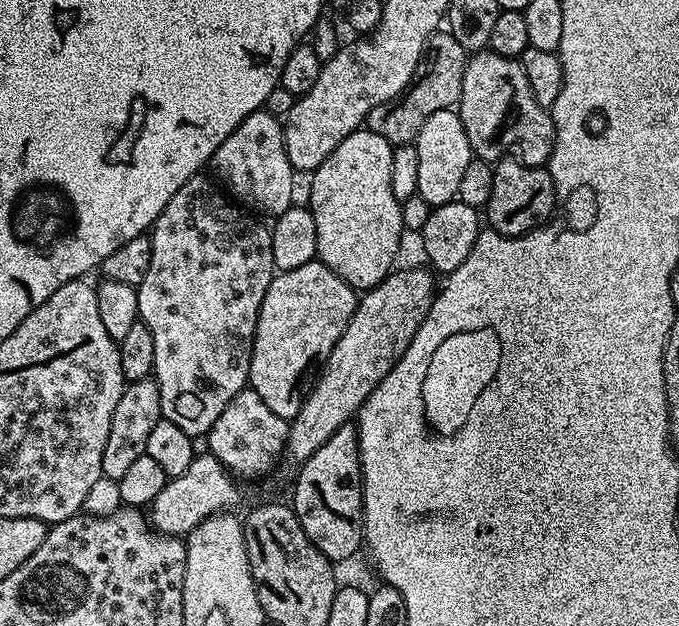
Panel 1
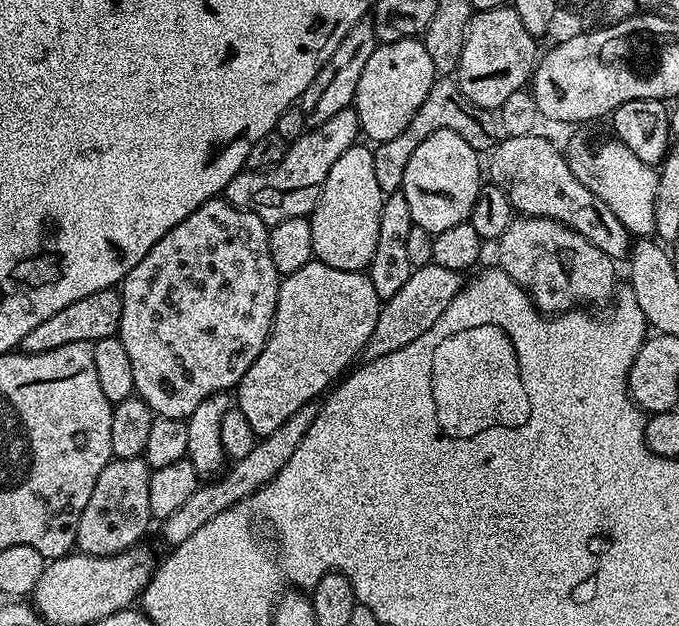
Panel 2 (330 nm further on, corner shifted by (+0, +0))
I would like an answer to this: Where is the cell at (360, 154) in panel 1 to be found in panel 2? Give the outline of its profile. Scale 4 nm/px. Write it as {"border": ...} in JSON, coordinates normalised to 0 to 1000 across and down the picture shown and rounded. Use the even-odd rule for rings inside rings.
{"border":[[[521,233],[510,240],[510,246],[504,246],[492,265],[486,265],[486,278],[480,278],[480,291],[471,304],[471,321],[457,340],[462,374],[461,411],[480,425],[517,435],[536,435],[551,412],[551,399],[557,393],[557,348],[568,312],[557,297],[557,284],[551,278],[549,238],[530,235]]]}

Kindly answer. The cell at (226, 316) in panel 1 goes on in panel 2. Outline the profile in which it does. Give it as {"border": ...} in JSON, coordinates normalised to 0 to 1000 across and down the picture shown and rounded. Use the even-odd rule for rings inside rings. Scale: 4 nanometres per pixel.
{"border":[[[328,316],[305,319],[302,326],[292,329],[292,335],[286,335],[286,342],[262,355],[262,361],[256,361],[256,367],[240,377],[224,395],[221,406],[215,406],[215,412],[209,412],[209,419],[203,419],[203,425],[197,425],[197,431],[183,441],[174,460],[180,476],[180,514],[174,535],[180,553],[186,553],[186,567],[191,572],[191,586],[197,591],[199,631],[214,639],[228,663],[275,673],[277,665],[286,661],[286,653],[296,642],[303,642],[303,636],[309,636],[309,629],[346,621],[362,591],[368,591],[374,572],[386,565],[386,553],[392,553],[404,514],[415,446],[412,433],[404,425],[404,412],[398,412],[395,367],[396,359],[389,358],[386,348],[380,348],[380,342],[374,342],[370,332],[352,332]]]}

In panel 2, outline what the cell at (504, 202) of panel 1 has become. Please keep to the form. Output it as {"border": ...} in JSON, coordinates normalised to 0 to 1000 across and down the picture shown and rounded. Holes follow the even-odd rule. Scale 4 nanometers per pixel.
{"border":[[[761,343],[751,361],[745,361],[745,374],[729,385],[728,396],[736,414],[733,427],[772,458],[797,500],[823,502],[841,498],[850,489],[866,489],[866,484],[884,486],[909,465],[909,417],[820,351]]]}

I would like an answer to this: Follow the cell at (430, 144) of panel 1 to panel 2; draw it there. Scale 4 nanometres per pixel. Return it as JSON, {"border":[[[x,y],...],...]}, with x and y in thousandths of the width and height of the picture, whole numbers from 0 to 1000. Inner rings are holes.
{"border":[[[645,208],[633,214],[633,220],[604,246],[604,259],[598,259],[595,273],[592,305],[604,329],[608,359],[641,374],[685,356],[695,340],[698,316],[707,308],[707,275],[710,281],[708,251],[686,220],[669,214],[669,208]]]}

